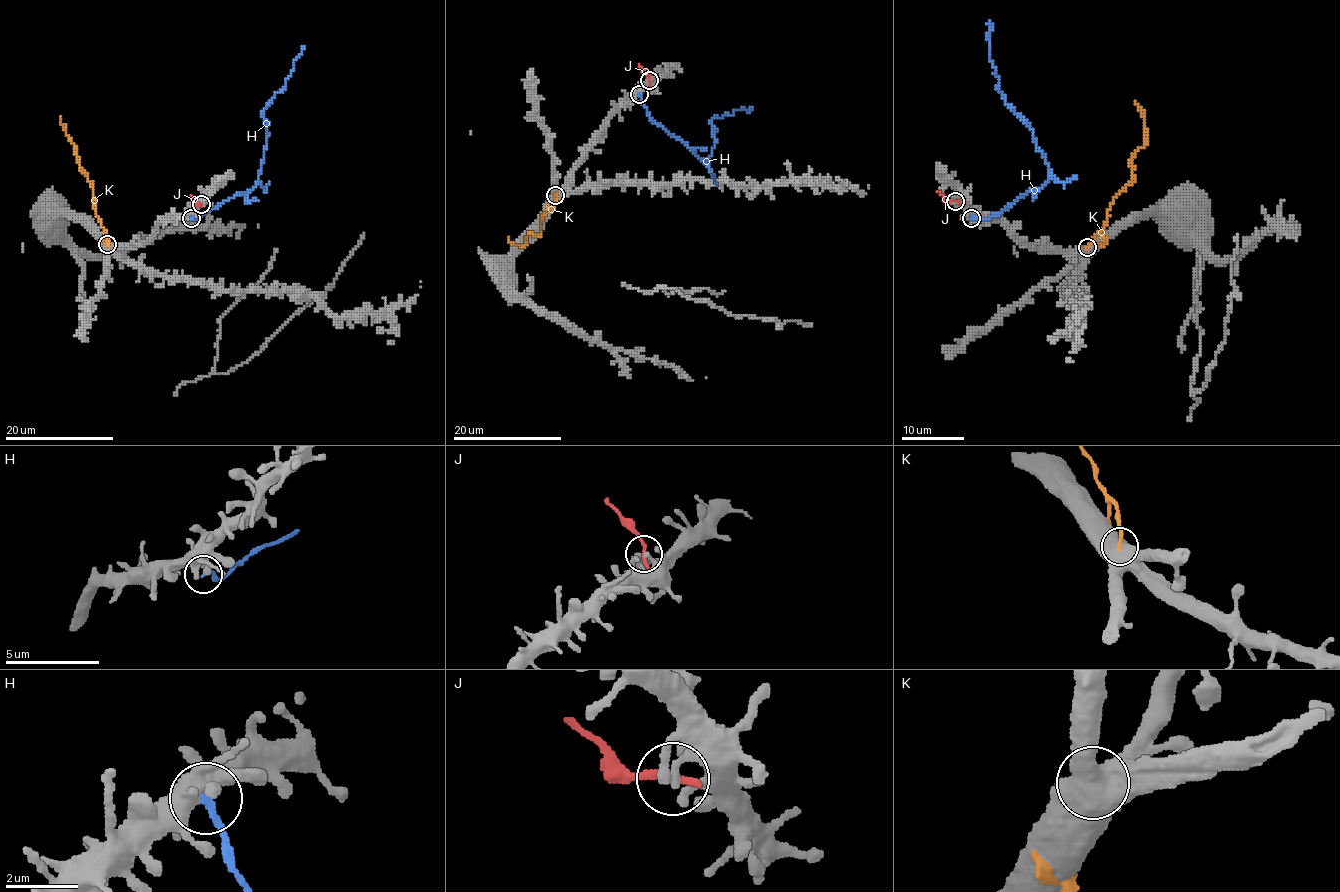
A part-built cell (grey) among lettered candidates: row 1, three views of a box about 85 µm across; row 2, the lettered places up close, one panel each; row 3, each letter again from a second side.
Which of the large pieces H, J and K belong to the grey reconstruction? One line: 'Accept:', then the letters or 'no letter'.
Accept: no letter

